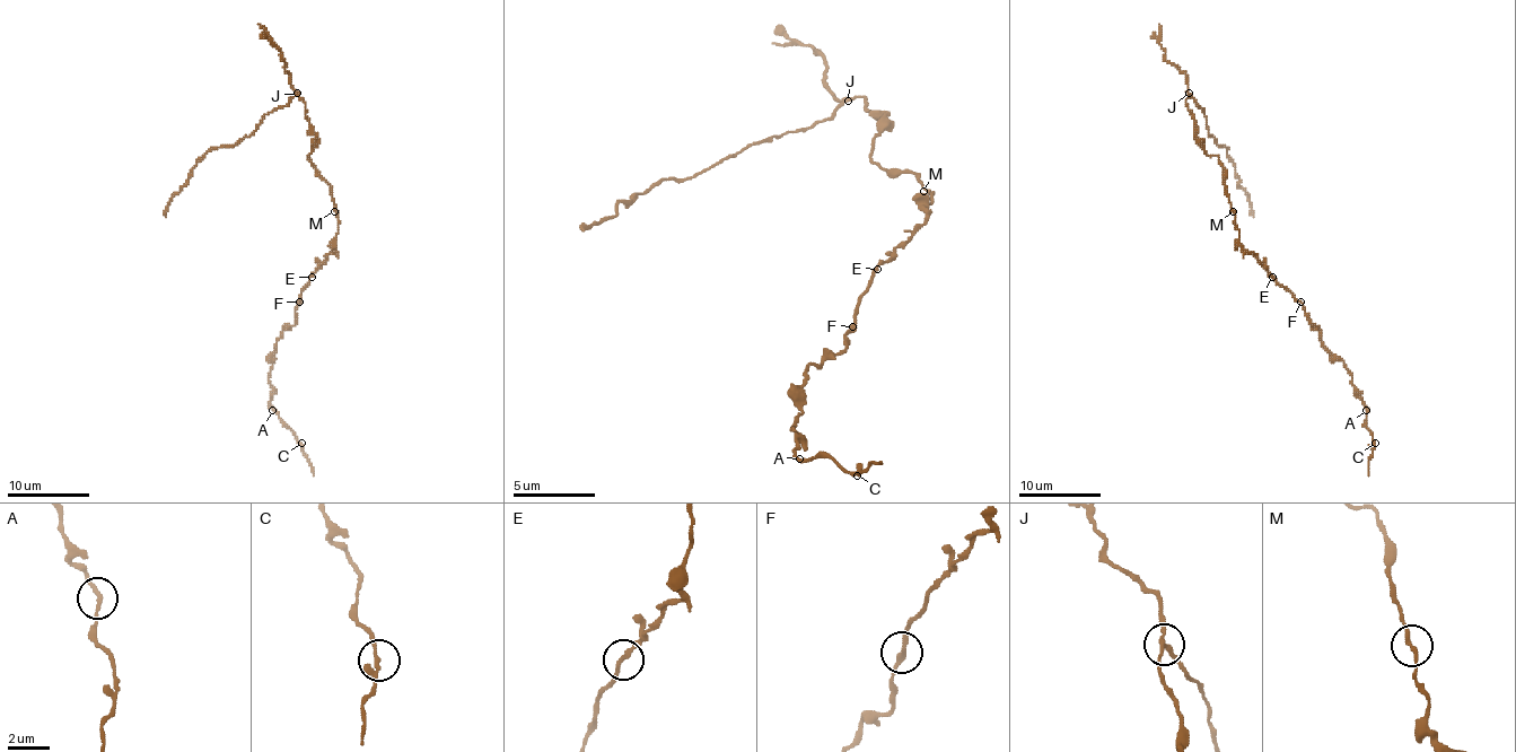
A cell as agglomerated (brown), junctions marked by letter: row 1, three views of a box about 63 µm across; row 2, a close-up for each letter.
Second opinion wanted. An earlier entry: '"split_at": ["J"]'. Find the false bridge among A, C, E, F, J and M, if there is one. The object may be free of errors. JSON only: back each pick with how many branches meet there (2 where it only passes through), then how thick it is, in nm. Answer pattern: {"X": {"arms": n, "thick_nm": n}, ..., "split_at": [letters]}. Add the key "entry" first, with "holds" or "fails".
{"entry": "holds", "J": {"arms": 3, "thick_nm": 170}, "split_at": ["J"]}

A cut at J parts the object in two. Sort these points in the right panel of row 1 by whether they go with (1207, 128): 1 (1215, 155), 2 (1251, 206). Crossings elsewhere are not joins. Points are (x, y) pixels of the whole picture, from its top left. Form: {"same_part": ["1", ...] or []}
{"same_part": ["2"]}

